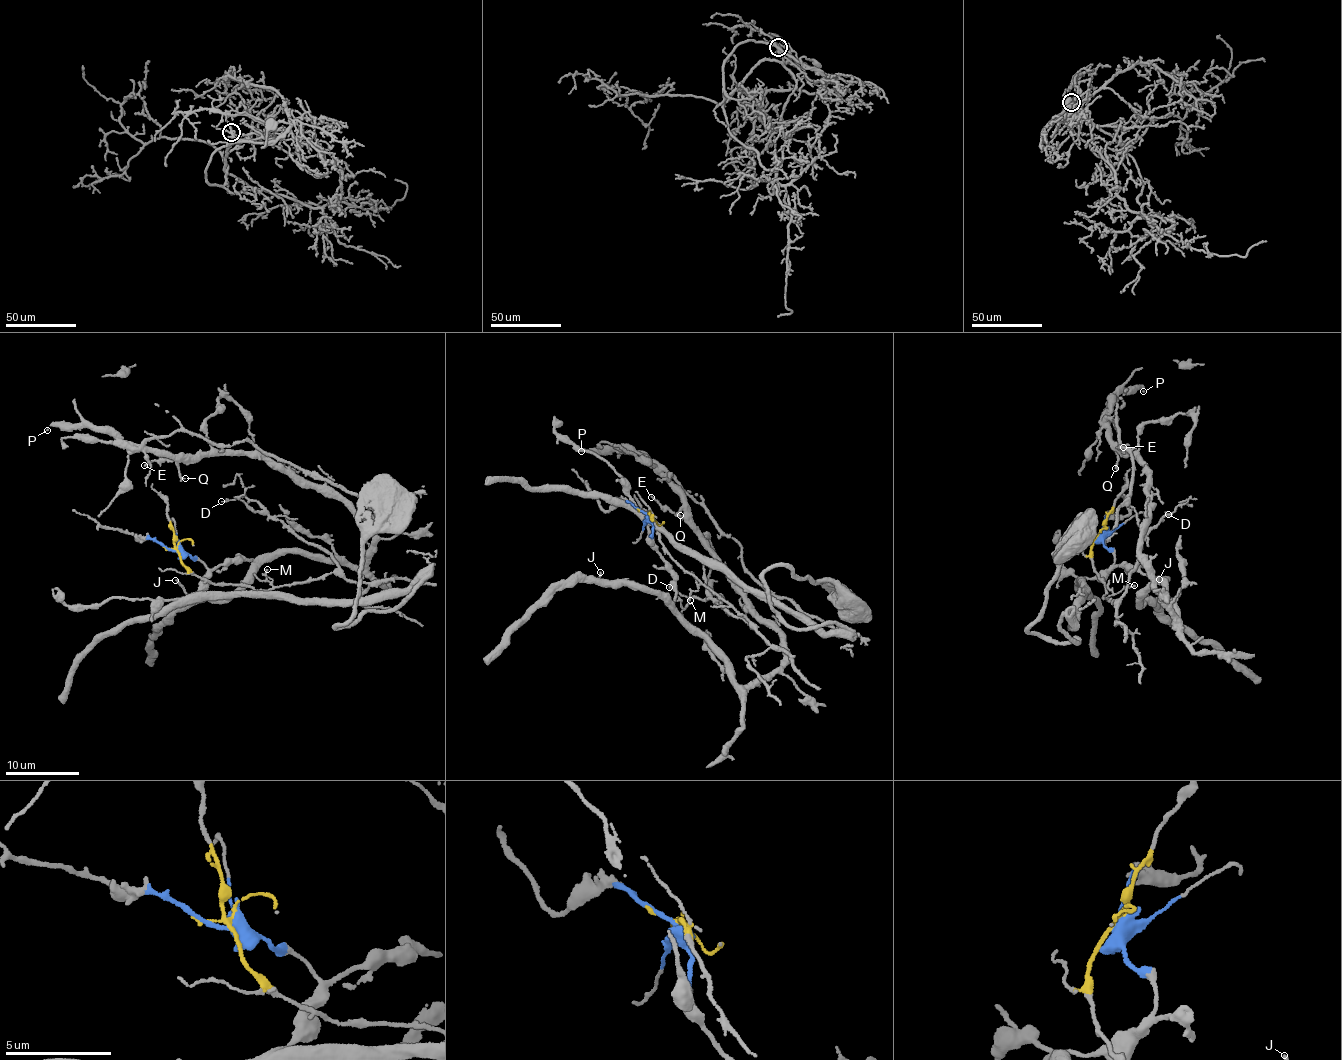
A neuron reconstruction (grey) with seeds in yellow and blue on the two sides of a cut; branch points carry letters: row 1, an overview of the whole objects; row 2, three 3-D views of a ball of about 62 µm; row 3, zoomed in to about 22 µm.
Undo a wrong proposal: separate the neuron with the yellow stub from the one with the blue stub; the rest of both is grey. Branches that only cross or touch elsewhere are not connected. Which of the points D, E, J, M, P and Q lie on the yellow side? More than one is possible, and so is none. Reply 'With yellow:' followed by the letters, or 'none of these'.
With yellow: D, M

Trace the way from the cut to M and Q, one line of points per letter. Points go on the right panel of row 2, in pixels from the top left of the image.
M: (1101, 532), (1090, 551), (1096, 571), (1105, 584), (1105, 593), (1102, 596), (1107, 599), (1135, 585)
Q: (1101, 532), (1115, 565), (1162, 580), (1175, 617), (1140, 549), (1150, 482), (1143, 466), (1117, 450), (1116, 469)

